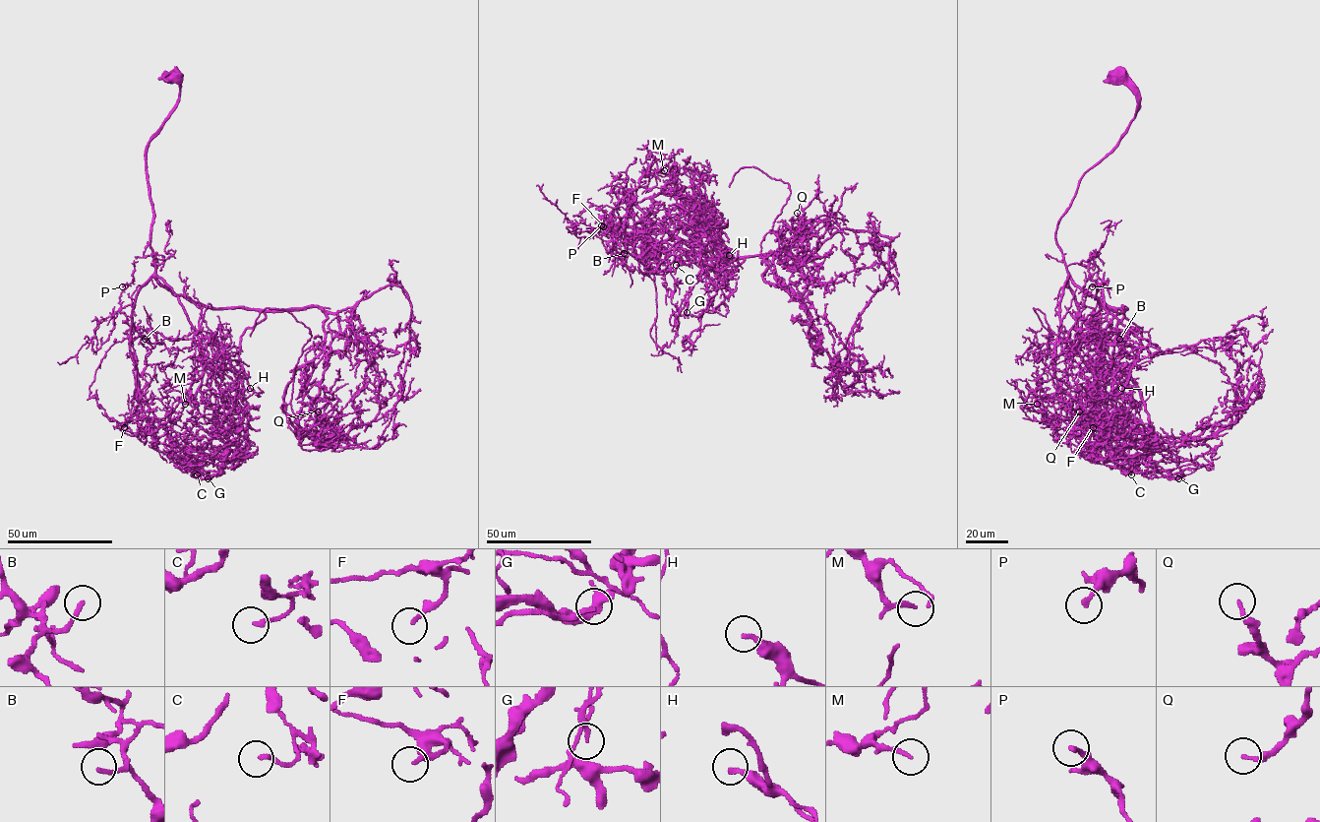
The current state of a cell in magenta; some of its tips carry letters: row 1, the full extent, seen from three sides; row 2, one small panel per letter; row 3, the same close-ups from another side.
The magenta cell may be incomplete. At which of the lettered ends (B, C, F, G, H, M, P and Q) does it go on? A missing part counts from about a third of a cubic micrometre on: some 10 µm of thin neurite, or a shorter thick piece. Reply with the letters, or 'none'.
none

